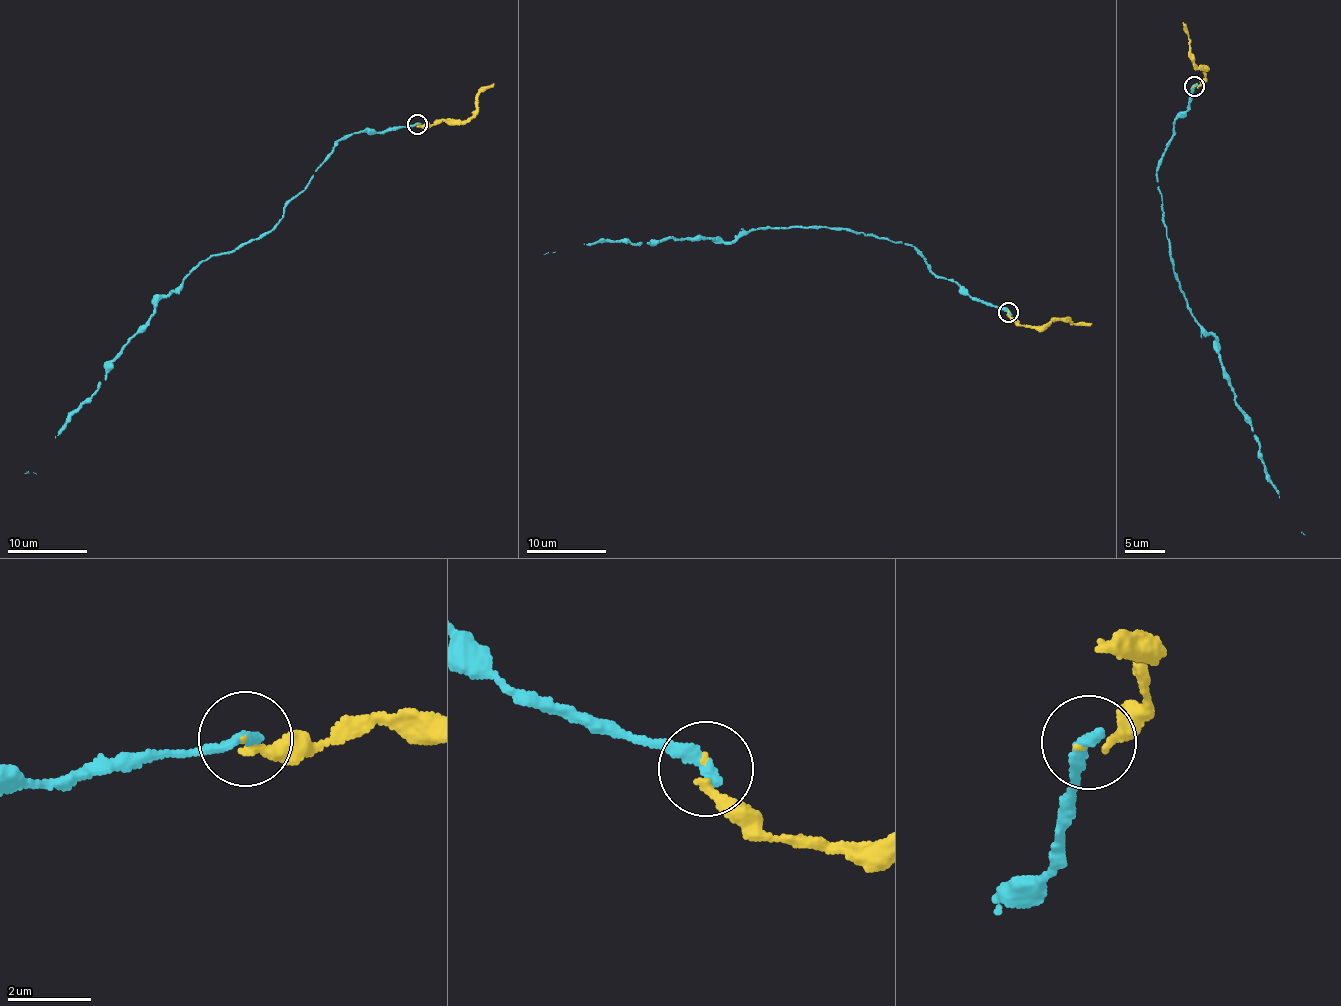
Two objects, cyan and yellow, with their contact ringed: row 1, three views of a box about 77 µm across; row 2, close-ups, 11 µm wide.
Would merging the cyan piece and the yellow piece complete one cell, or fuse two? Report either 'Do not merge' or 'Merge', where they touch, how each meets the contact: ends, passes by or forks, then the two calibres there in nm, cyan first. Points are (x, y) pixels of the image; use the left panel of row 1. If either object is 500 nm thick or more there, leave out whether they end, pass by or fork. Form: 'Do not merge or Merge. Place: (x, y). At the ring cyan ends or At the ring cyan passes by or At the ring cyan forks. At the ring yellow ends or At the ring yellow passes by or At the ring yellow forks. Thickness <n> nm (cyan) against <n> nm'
Merge. Place: (417, 124). At the ring cyan ends. At the ring yellow ends. Thickness 300 nm (cyan) against 170 nm

